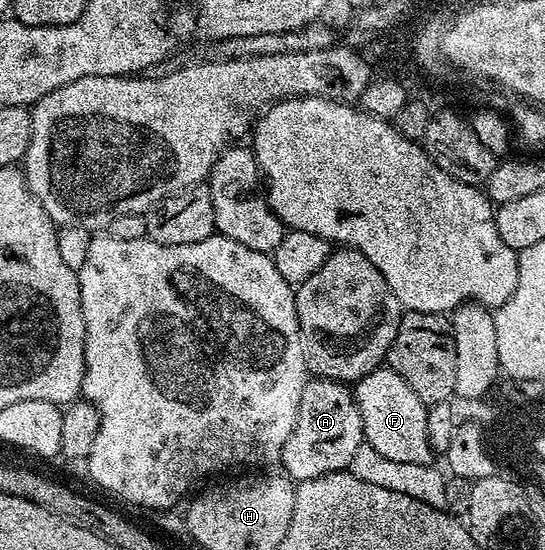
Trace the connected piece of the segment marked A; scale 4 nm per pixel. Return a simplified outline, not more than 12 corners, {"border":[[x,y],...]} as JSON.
{"border":[[343,381],[302,387],[279,464],[293,482],[349,468],[365,444]]}

